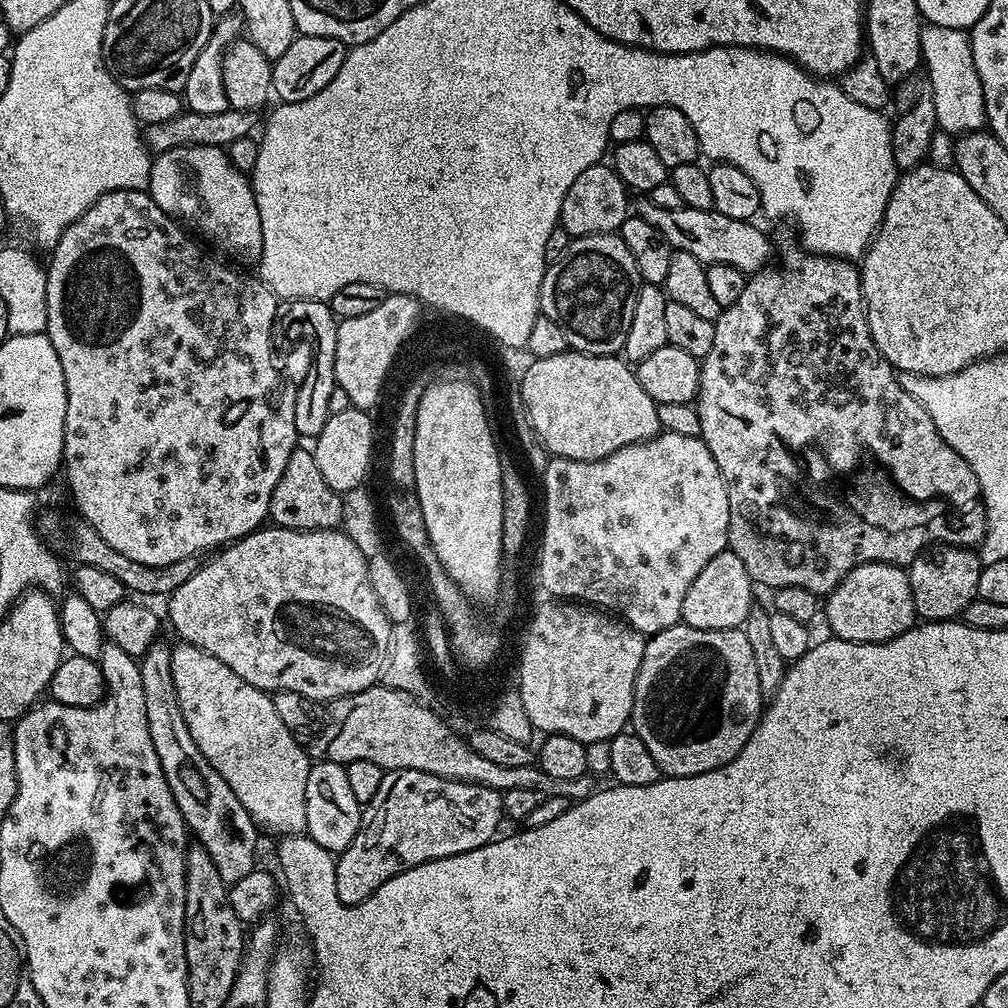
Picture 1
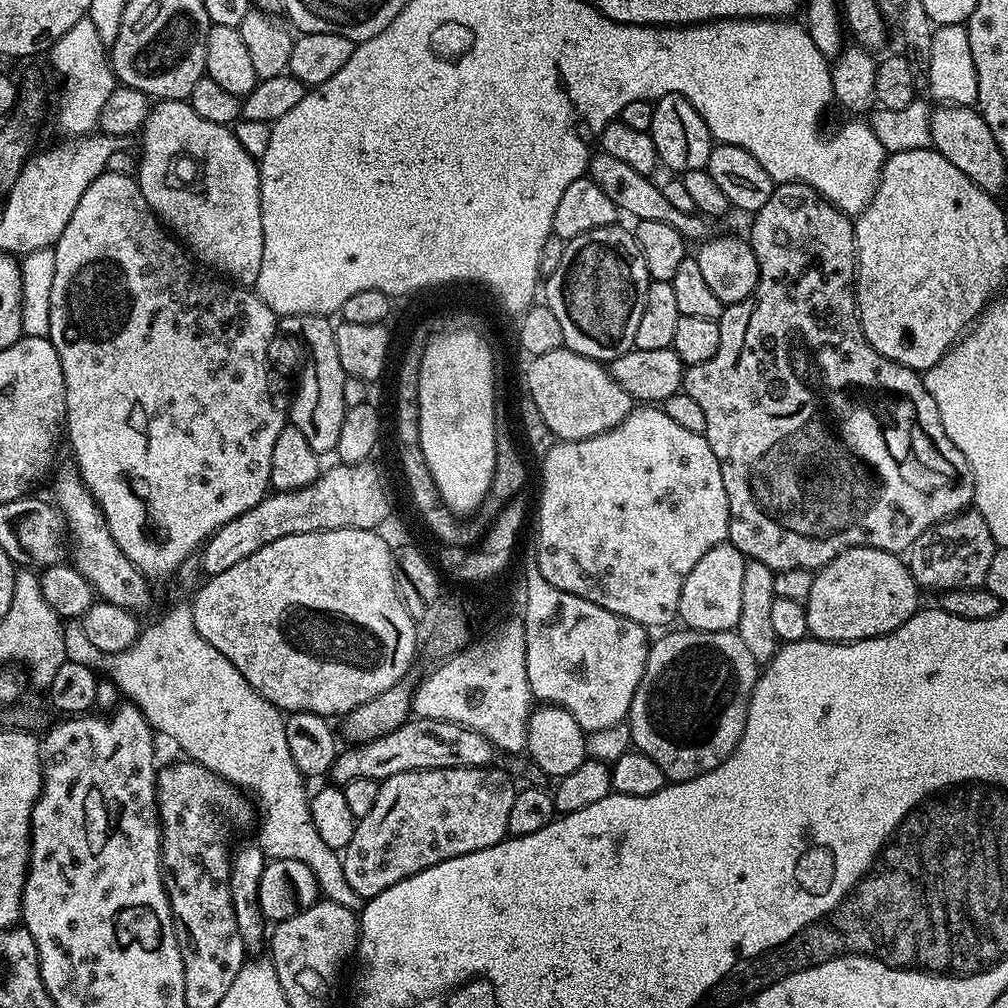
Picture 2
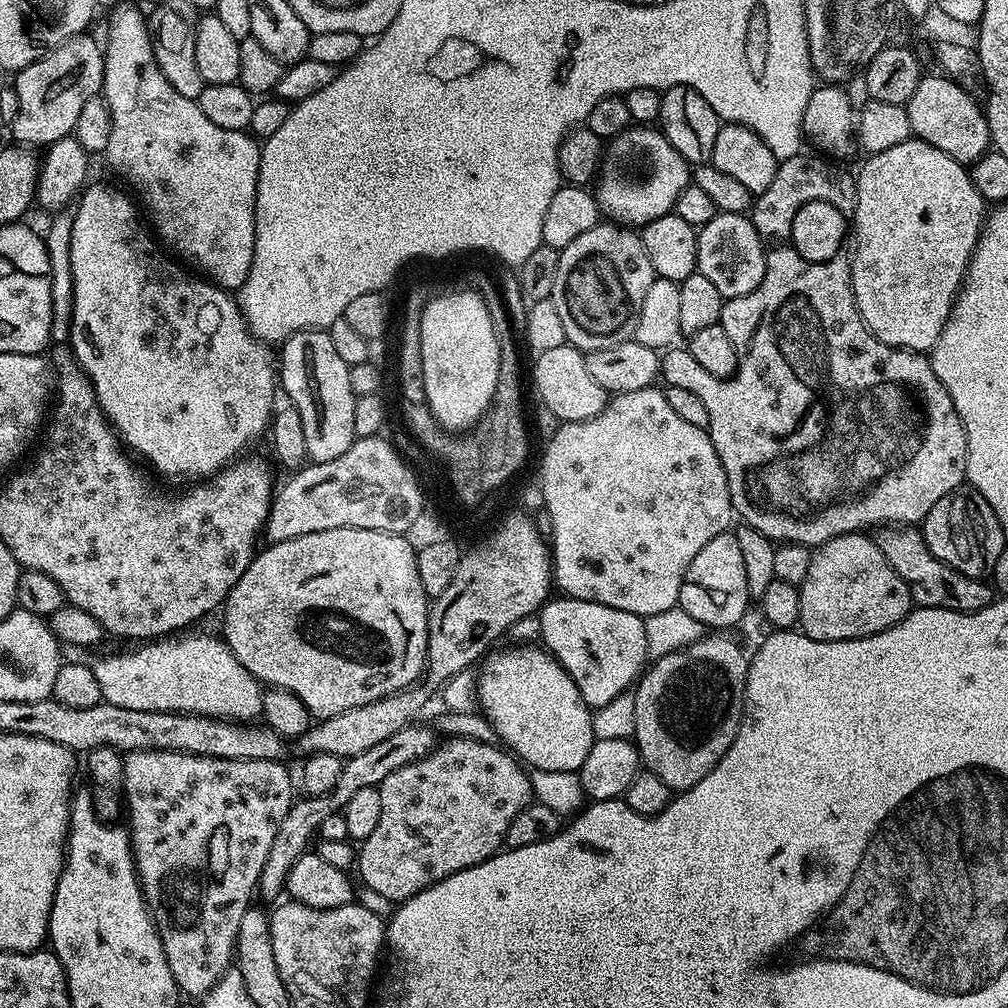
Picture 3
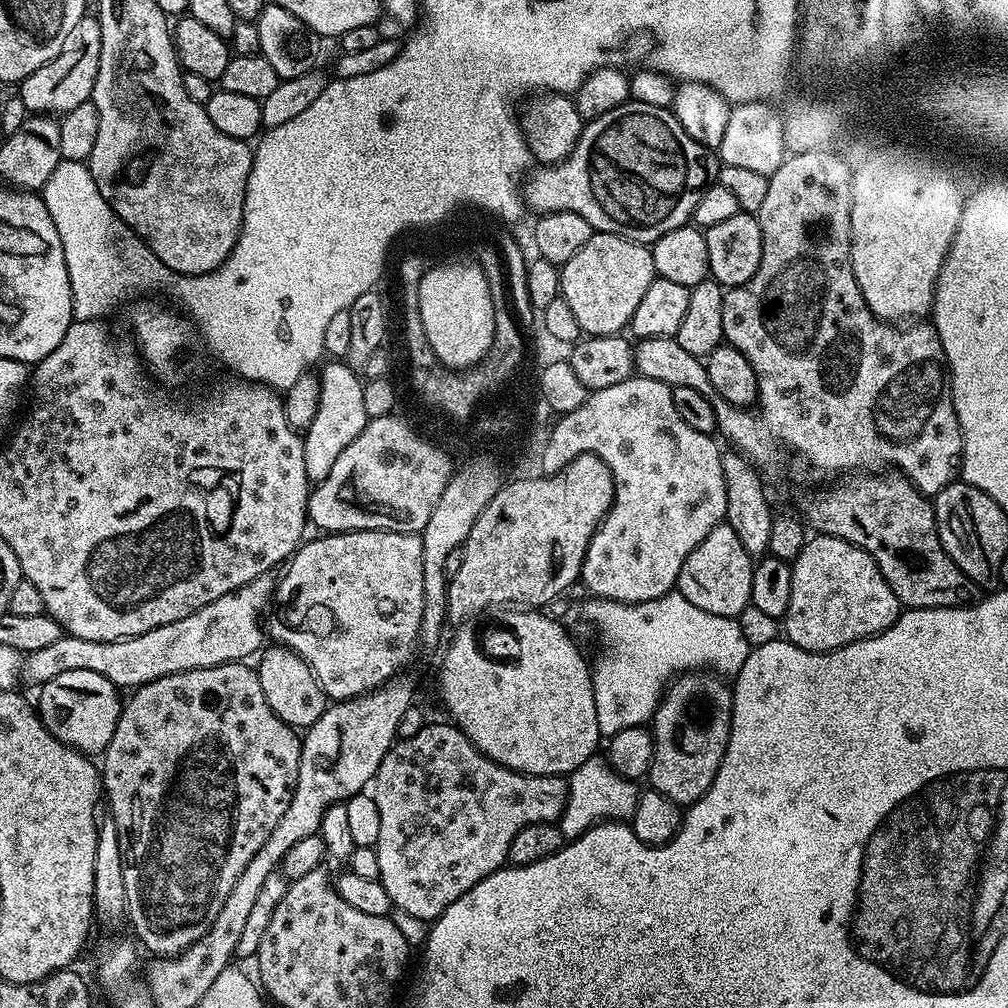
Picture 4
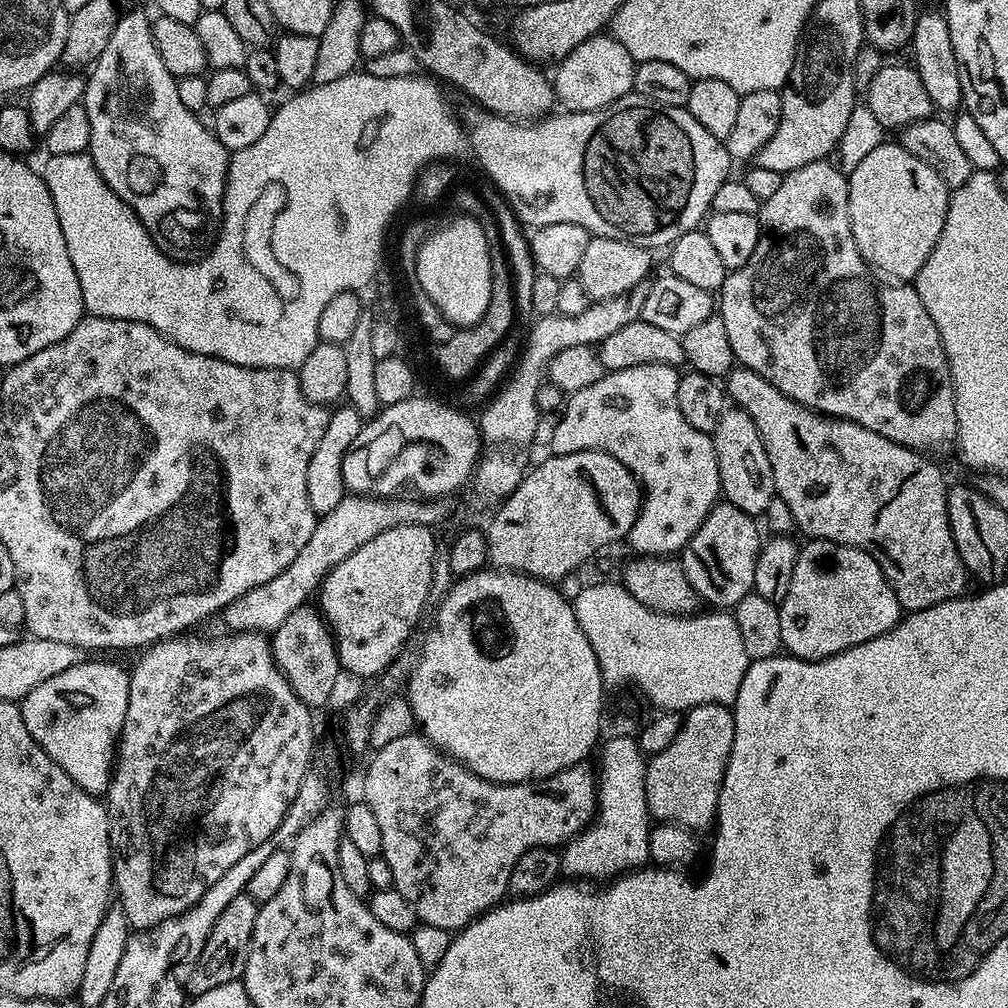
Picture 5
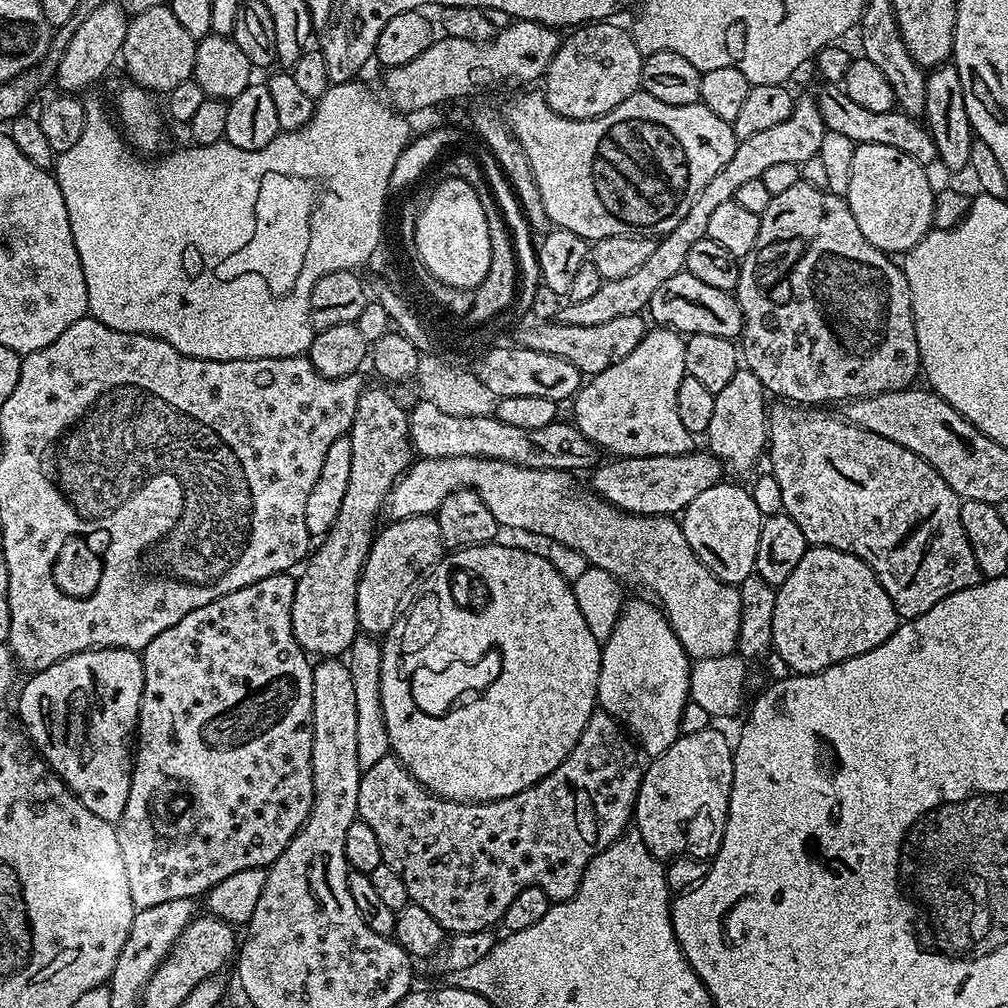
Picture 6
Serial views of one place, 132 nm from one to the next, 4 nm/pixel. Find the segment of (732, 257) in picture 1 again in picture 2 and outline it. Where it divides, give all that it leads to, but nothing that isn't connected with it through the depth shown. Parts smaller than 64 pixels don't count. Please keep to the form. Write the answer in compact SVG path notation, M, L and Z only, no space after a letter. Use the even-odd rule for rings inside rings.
M597 151L588 164L587 175L606 194L606 198L610 198L610 202L614 202L616 209L623 215L625 212L626 215L632 216L633 221L666 222L666 226L674 226L674 230L678 230L688 242L692 242L692 240L703 242L709 239L709 221L705 217L696 212L674 210L674 206L670 206L670 202L666 202L661 185L655 184L652 176L638 174L638 170L625 166L618 158L610 158L610 154Z

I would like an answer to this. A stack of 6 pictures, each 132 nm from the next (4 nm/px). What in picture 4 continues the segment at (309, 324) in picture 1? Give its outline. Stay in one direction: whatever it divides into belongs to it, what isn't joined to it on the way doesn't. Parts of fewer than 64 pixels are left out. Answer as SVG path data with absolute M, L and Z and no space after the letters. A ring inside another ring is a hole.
M344 362L328 363L332 364L326 365L318 372L320 377L318 414L314 414L314 422L310 422L310 426L303 433L306 474L312 482L319 482L322 478L326 478L326 474L330 474L342 450L346 450L346 446L350 446L350 442L354 442L354 438L362 434L370 419L362 399L365 381L358 375L357 369Z

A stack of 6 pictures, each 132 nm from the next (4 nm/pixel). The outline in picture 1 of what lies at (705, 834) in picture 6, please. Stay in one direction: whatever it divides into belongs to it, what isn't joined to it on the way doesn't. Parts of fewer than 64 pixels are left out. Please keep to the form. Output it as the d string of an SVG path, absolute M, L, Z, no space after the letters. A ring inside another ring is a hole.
M681 622L647 637L632 699L630 728L646 742L646 750L654 754L654 762L665 777L697 776L725 768L746 746L762 715L760 700L754 650L750 650L750 638L740 628L698 630Z

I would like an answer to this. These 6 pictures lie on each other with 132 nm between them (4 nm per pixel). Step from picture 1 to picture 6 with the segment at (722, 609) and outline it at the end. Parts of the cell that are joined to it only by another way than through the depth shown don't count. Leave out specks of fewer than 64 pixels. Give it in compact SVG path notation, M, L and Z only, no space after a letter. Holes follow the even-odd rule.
M721 482L702 490L690 506L686 506L680 520L680 528L690 542L690 550L698 554L702 566L710 570L722 582L739 586L756 570L758 558L758 534L764 525L764 517L755 504L751 491L740 484Z

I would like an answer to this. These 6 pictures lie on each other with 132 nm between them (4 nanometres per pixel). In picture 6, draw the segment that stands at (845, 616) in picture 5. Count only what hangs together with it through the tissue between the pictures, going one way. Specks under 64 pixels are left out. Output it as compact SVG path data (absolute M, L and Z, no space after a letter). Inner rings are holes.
M809 546L806 554L802 554L802 562L794 566L794 574L790 574L775 591L772 648L788 670L796 674L821 672L846 658L866 654L866 650L882 646L882 642L886 642L902 624L890 594L886 594L874 570L853 552Z

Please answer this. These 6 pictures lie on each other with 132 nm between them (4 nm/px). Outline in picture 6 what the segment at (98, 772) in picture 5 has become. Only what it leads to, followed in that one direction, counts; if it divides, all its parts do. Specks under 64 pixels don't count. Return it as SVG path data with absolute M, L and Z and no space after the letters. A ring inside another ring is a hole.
M91 648L85 652L79 652L73 656L62 658L54 666L46 670L29 675L24 689L20 692L20 712L18 719L24 725L24 731L28 733L29 740L36 746L36 751L44 757L45 762L52 770L59 774L64 785L86 806L86 810L98 814L103 820L118 821L122 818L122 810L126 810L126 798L130 798L130 782L132 781L132 761L134 759L134 737L138 732L140 722L140 703L142 702L142 690L144 689L144 661L140 652L131 652L125 648Z

